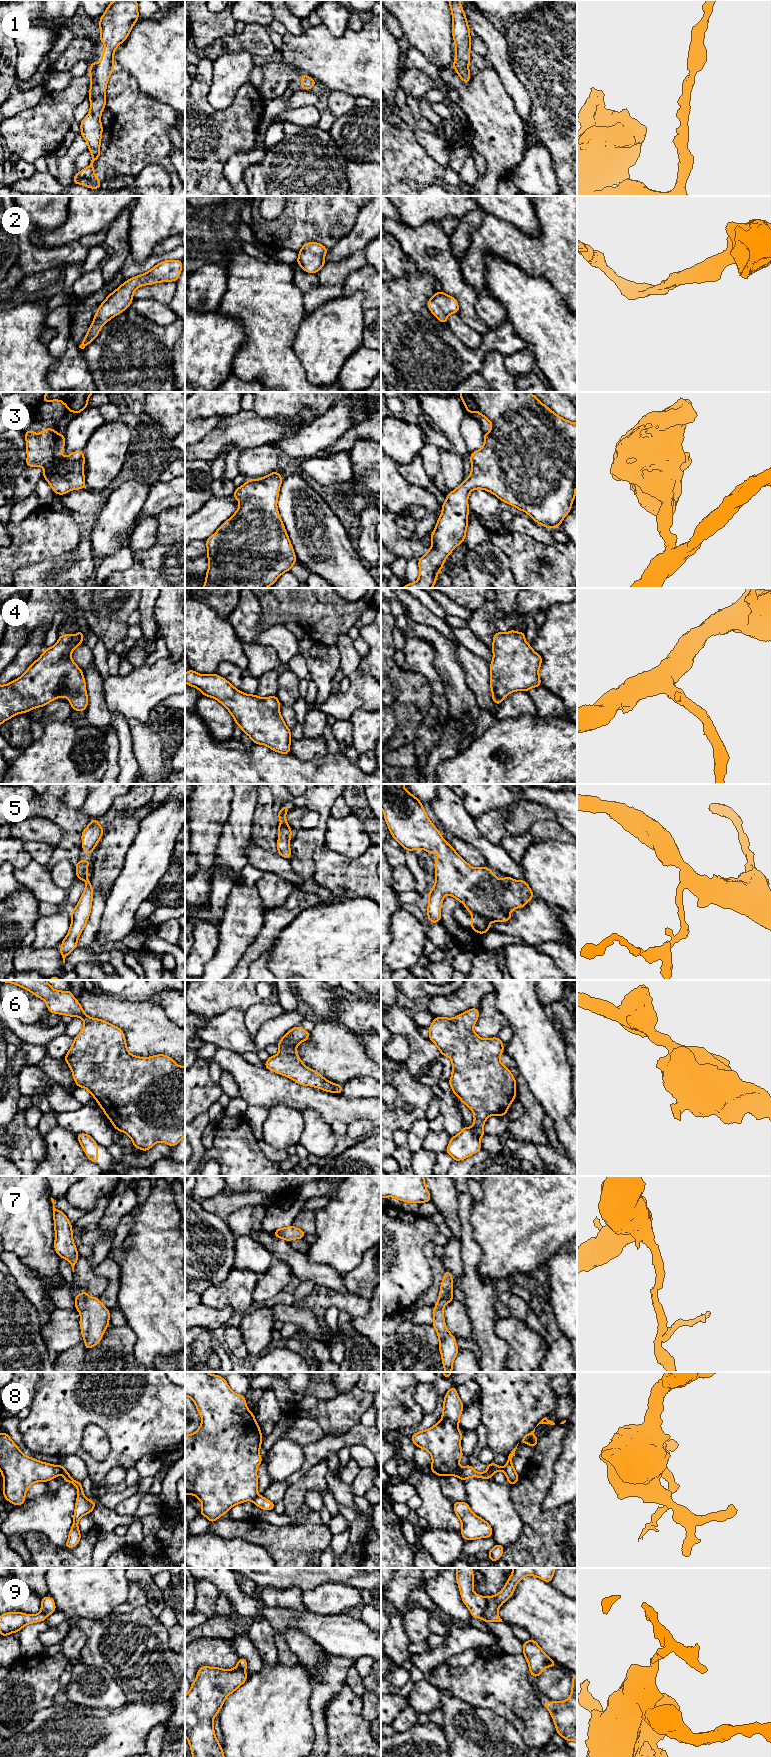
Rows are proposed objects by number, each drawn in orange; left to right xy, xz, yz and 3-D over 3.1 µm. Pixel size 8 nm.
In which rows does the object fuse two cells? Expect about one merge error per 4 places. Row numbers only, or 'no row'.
8, 9

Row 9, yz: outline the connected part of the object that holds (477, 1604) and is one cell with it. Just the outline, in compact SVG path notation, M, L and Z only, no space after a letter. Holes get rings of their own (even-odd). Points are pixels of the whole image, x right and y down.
M456 1568L456 1580L462 1601L470 1610L472 1617L480 1618L487 1607L487 1600L482 1595L473 1592L473 1574L472 1568Z

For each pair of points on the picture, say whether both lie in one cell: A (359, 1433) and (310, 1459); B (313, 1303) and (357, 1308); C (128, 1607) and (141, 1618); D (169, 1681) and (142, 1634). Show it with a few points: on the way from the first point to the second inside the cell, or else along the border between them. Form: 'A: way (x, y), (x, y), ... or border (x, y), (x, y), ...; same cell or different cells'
A: way (347, 1440), (327, 1445), (322, 1449); same cell
B: way (324, 1301), (346, 1302); same cell
C: border (146, 1605), (140, 1605), (130, 1612), (113, 1613); different cells
D: way (157, 1669), (142, 1654), (142, 1646); same cell

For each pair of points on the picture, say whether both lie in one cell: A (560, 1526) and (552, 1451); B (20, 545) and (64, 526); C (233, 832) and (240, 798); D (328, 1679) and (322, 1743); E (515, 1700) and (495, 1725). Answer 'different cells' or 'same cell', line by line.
A: same cell
B: same cell
C: same cell
D: same cell
E: different cells

